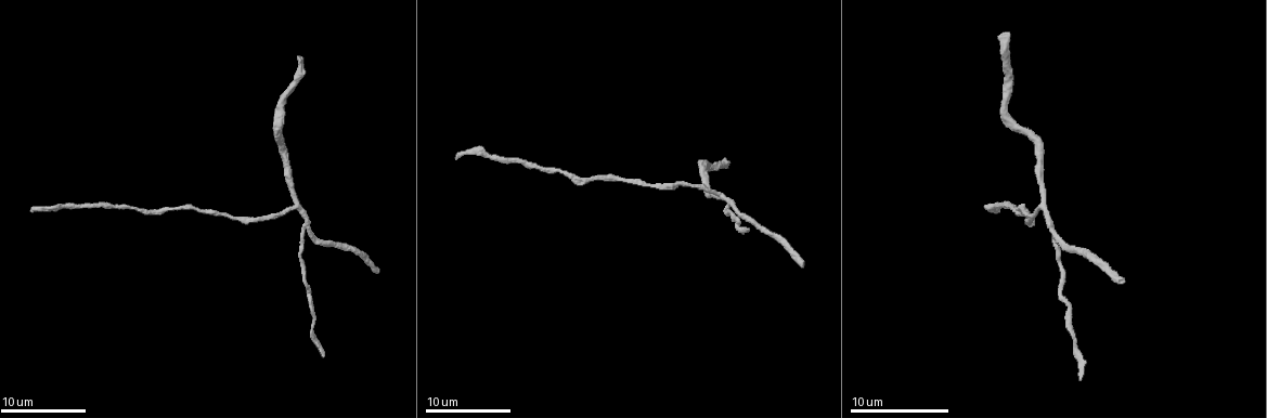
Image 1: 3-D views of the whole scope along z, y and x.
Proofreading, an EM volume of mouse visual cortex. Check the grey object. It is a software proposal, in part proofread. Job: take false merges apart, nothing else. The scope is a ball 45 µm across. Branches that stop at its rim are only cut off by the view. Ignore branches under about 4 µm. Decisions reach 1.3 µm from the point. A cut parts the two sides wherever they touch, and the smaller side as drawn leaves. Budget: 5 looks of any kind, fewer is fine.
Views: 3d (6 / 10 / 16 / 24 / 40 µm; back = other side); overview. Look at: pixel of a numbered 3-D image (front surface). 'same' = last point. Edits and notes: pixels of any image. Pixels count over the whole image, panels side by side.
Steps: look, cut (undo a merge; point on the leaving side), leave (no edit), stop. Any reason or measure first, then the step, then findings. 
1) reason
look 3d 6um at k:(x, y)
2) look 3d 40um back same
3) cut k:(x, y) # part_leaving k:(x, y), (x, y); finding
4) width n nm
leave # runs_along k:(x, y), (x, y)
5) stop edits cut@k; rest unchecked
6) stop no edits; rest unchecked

branch point
look 3d 16um at 1:(308, 229)

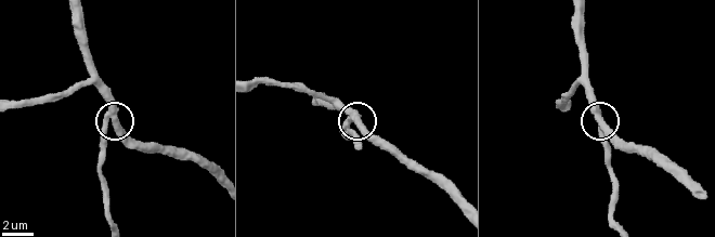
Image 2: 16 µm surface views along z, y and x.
side_arm 13 um
leave # runs_along 2:(254, 83), (291, 83), (311, 90), (354, 116), (384, 148); one neuron here

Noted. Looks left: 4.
look 3d 10um at 1:(664, 184)

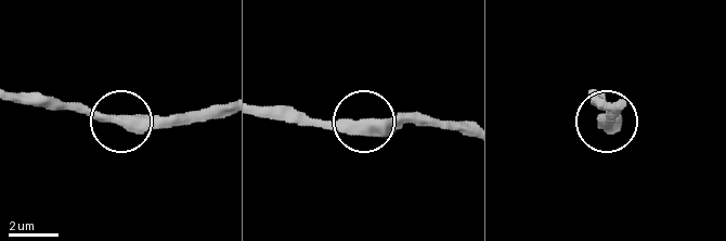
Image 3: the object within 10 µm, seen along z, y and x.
leave # runs_along 3:(370, 124), (293, 124); continuous, no second neuron

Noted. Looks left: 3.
thick turns thin
look 3d 16um at 1:(282, 95)

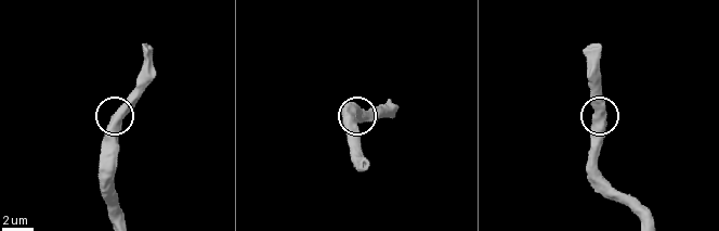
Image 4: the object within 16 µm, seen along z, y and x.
from behind
look 3d 16um back at 4:(113, 117)

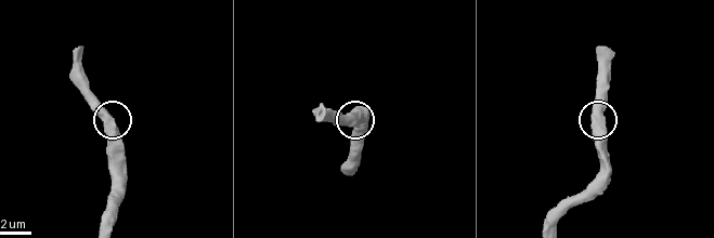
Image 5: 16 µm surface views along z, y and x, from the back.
leave # continuous, no second neuron

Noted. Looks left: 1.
stop no edits; rest unchecked

